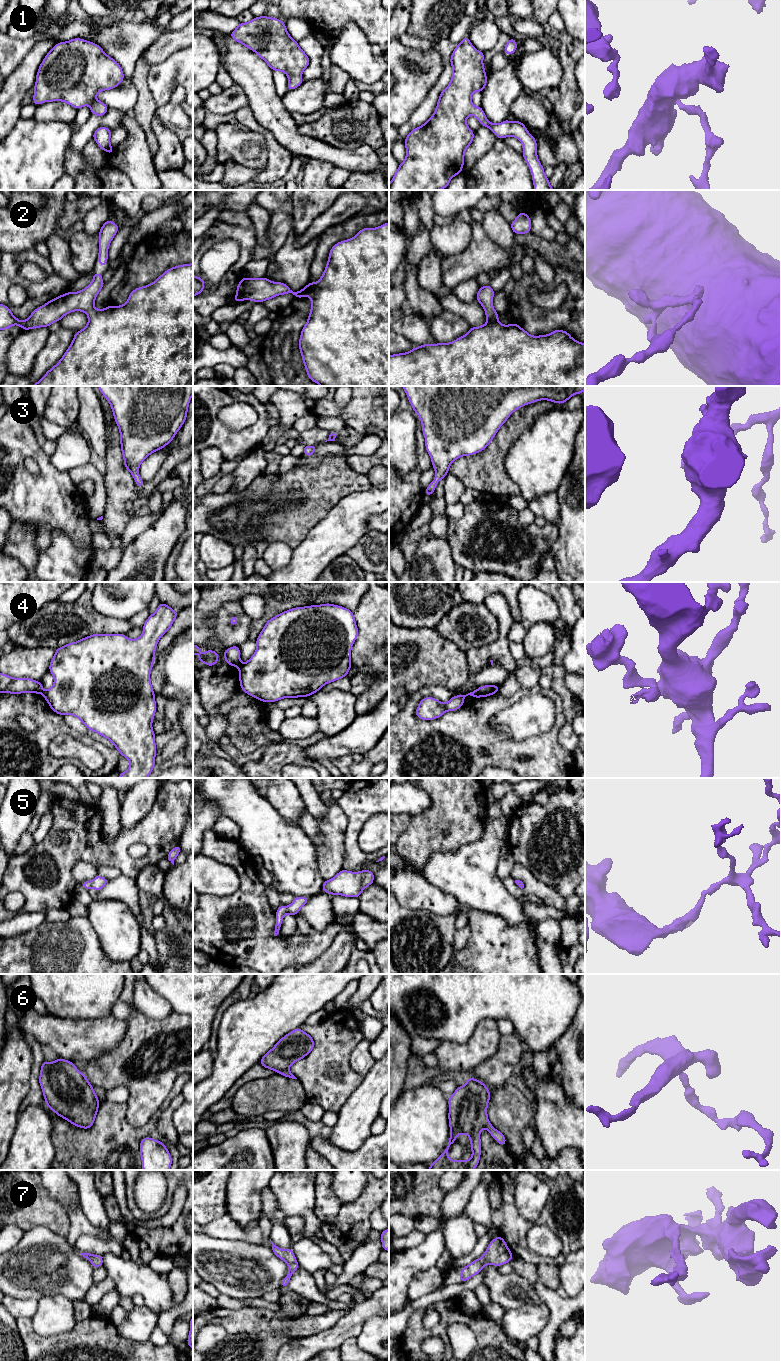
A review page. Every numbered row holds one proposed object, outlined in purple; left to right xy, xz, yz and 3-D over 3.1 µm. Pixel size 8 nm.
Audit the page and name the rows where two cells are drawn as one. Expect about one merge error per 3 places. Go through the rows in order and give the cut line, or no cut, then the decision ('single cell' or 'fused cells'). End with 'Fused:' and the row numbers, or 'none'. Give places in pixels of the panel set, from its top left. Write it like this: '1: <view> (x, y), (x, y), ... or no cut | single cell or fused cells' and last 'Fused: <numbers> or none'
1: no cut | single cell
2: no cut | single cell
3: no cut | single cell
4: yz (474, 691), (471, 695) | fused cells
5: no cut | single cell
6: no cut | single cell
7: no cut | single cell
Fused: 4

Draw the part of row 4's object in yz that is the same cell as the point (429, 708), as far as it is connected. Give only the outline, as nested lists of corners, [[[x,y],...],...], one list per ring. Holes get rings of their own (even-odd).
[[[472,691],[472,692],[470,692],[466,695],[456,695],[454,697],[451,697],[451,699],[447,703],[442,703],[442,702],[440,702],[439,700],[437,700],[433,697],[425,697],[419,702],[418,707],[415,711],[415,714],[417,715],[417,717],[419,719],[422,719],[422,720],[434,720],[436,718],[441,717],[447,711],[456,711],[457,709],[459,709],[464,704],[465,697],[468,696],[468,695],[472,696],[473,693],[474,693],[474,691]]]

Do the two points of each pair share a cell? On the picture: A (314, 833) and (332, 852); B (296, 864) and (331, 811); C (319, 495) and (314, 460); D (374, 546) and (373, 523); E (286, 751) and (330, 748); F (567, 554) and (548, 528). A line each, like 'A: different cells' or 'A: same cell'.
A: different cells
B: different cells
C: different cells
D: different cells
E: different cells
F: different cells

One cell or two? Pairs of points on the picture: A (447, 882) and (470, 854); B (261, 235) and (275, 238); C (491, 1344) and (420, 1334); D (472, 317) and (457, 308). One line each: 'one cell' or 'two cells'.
A: one cell
B: two cells
C: one cell
D: one cell

